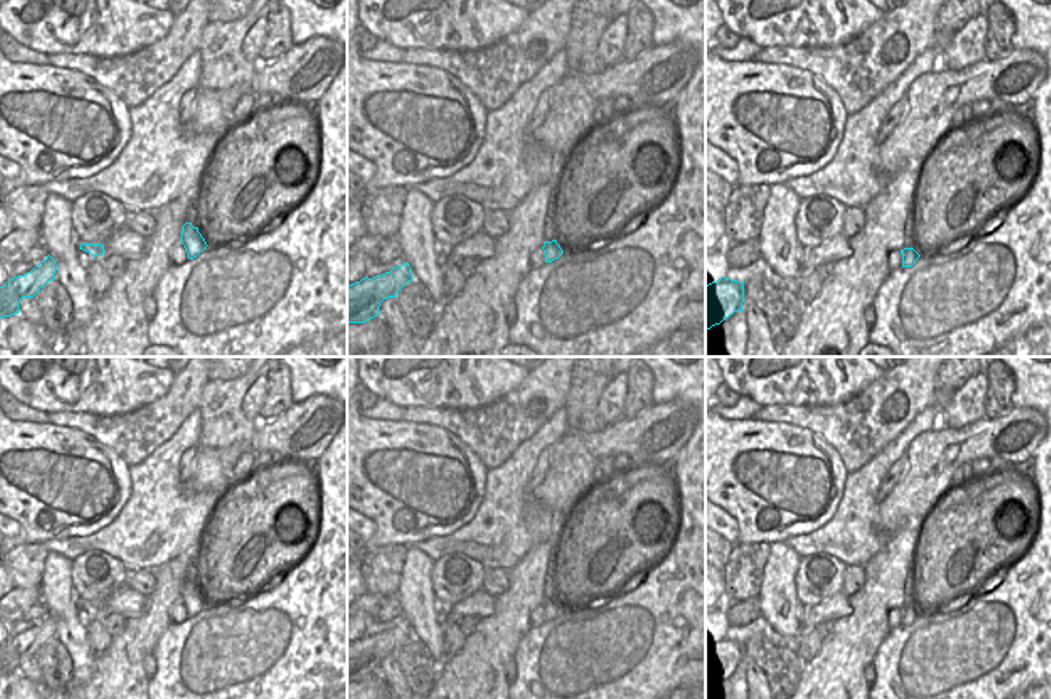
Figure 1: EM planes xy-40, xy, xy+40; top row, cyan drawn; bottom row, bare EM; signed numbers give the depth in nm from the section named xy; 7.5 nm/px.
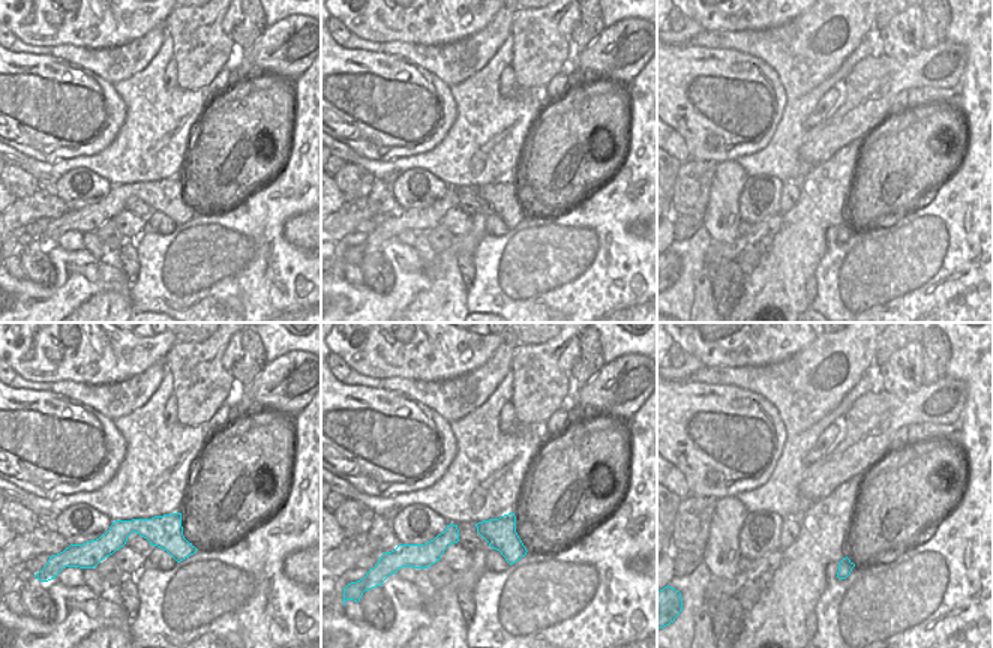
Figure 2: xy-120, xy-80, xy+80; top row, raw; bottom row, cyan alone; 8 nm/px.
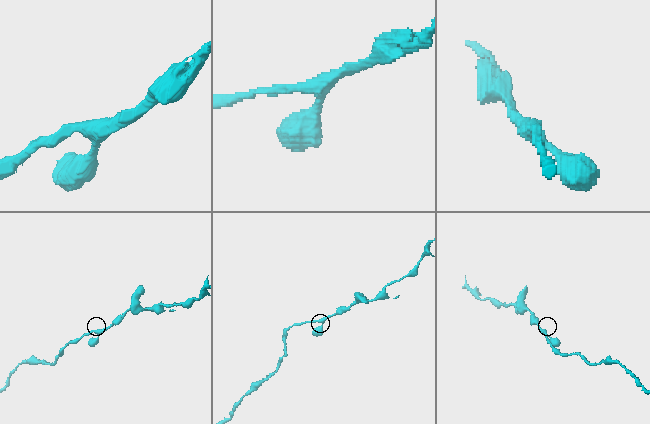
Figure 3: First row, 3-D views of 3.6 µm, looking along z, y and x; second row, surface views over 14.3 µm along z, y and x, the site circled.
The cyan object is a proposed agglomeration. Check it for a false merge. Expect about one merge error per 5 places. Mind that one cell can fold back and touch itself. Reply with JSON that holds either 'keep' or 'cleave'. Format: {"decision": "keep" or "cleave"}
{"decision": "keep"}

